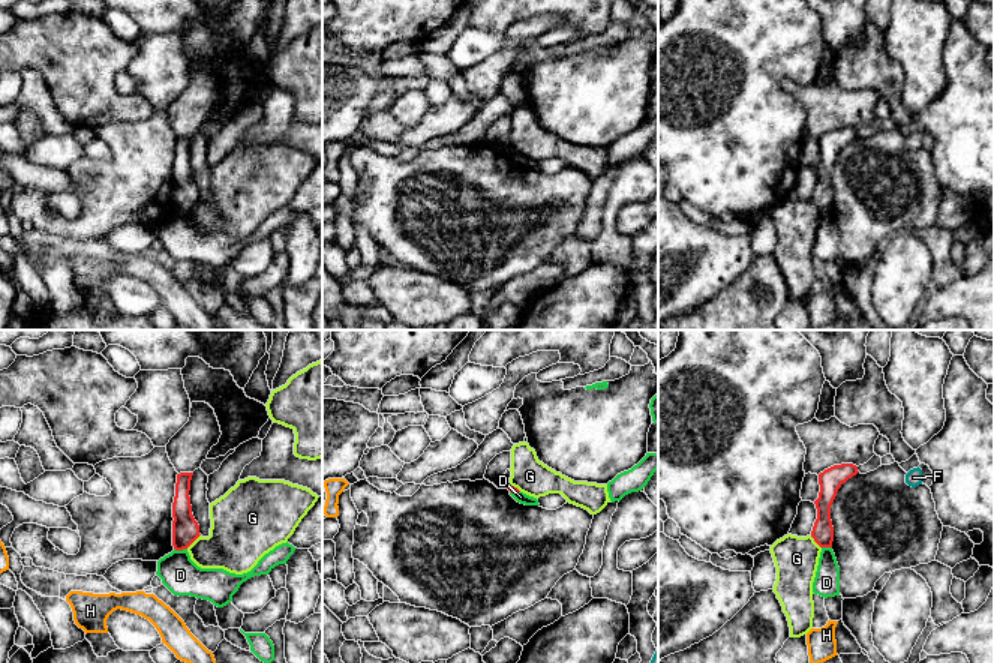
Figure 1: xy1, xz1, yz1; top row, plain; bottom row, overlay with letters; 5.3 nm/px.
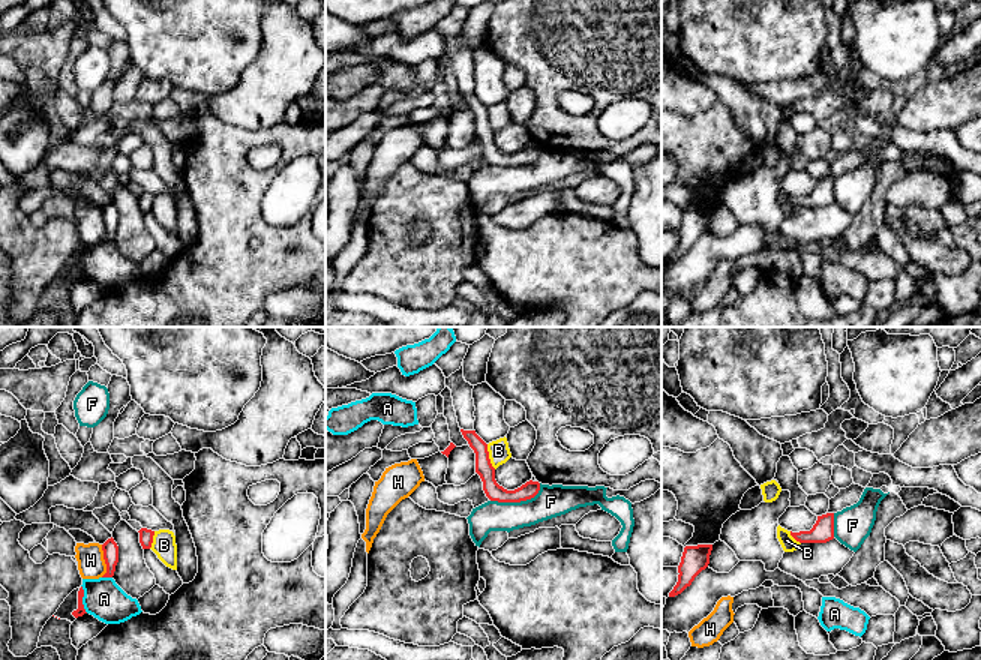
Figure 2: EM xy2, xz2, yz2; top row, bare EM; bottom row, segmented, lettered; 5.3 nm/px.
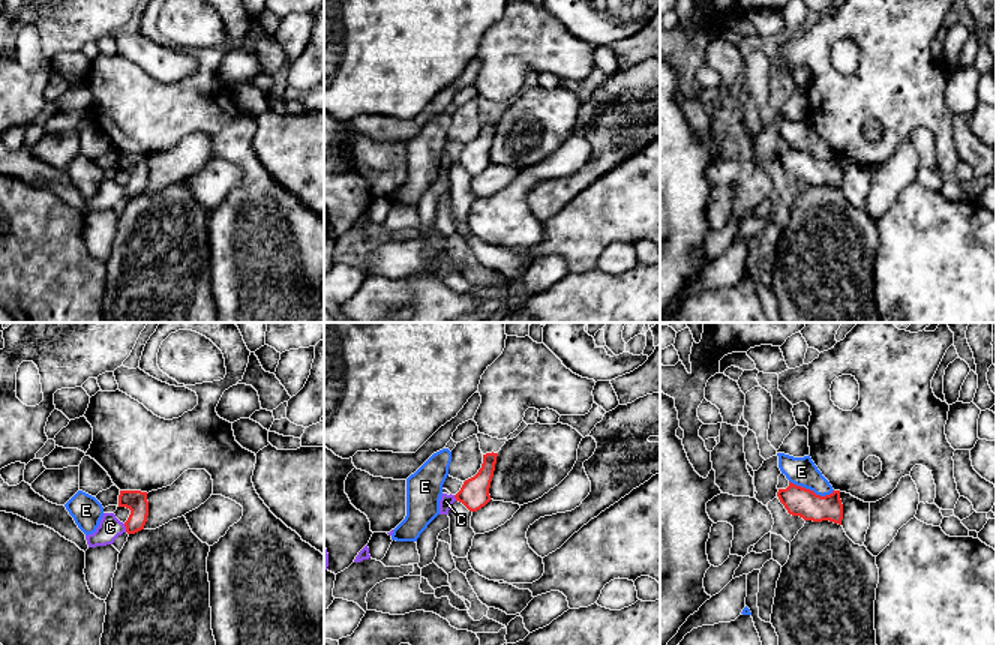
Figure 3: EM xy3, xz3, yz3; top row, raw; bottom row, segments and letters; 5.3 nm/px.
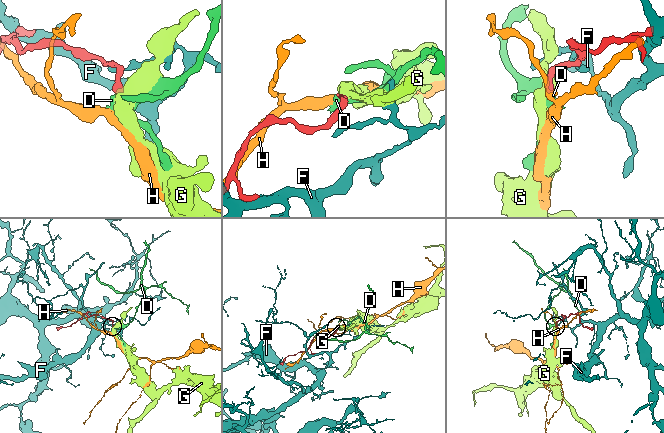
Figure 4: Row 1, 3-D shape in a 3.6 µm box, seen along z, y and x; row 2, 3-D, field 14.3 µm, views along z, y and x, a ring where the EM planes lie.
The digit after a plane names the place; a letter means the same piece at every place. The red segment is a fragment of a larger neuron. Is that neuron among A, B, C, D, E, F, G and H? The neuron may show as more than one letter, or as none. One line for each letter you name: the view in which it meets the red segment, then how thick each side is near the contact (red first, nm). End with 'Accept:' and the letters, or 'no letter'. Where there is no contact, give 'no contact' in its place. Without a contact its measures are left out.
C: meets red in xy3; 110 nm thick on the red side, 120 nm on the other
Accept: C

